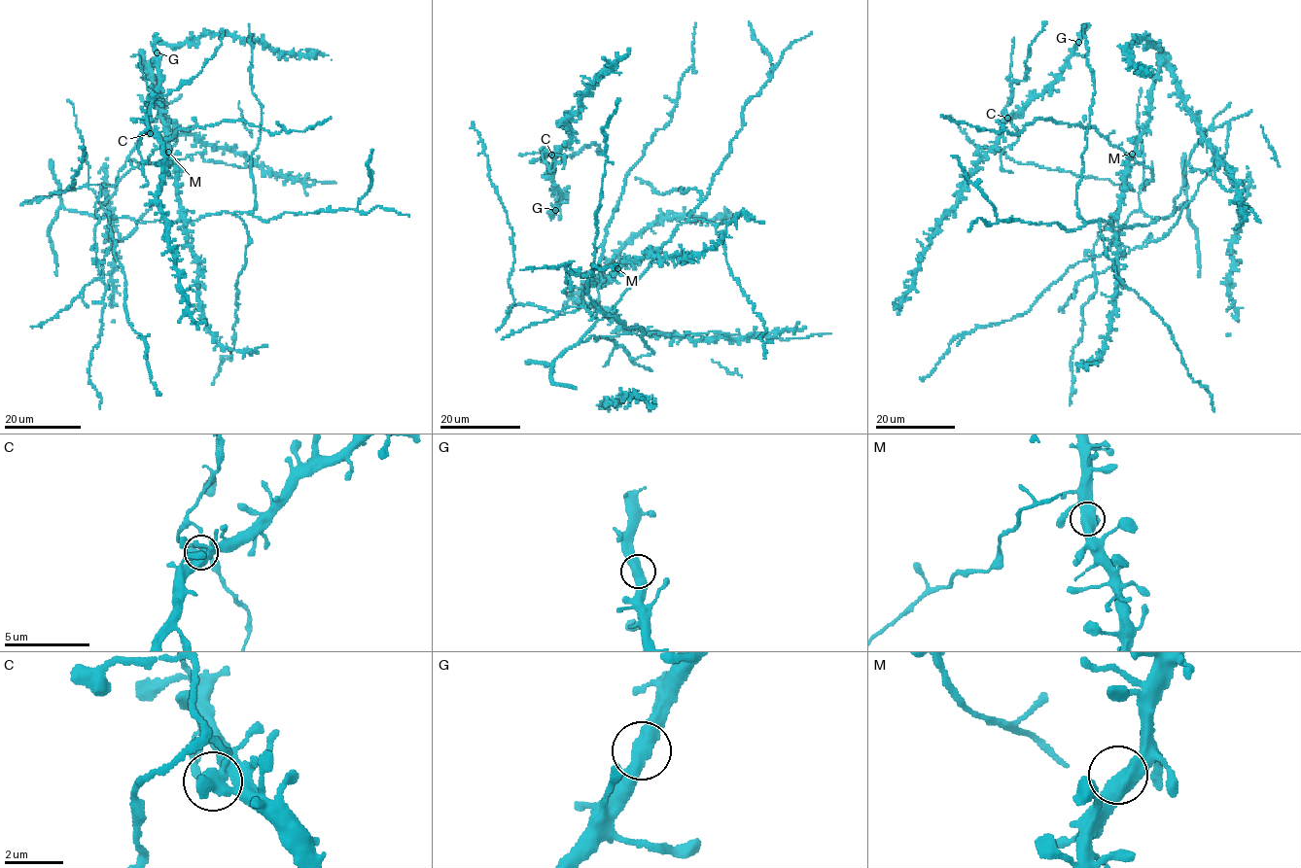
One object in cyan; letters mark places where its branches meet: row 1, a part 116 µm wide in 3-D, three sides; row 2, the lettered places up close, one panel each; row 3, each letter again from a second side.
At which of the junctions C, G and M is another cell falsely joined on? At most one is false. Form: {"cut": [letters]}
{"cut": ["C"]}

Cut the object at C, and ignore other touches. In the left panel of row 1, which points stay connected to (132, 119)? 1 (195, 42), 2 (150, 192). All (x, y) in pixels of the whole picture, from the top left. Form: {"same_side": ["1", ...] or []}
{"same_side": []}

